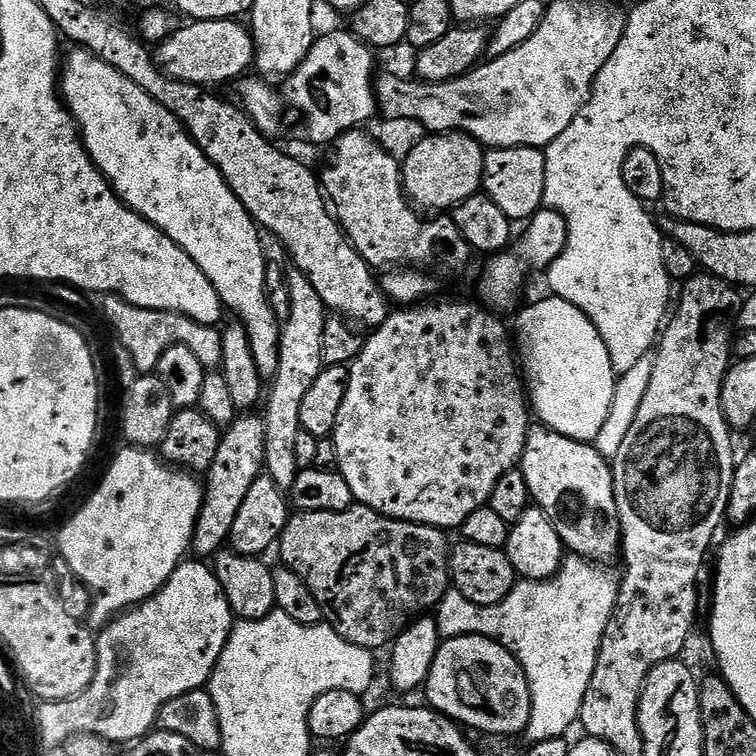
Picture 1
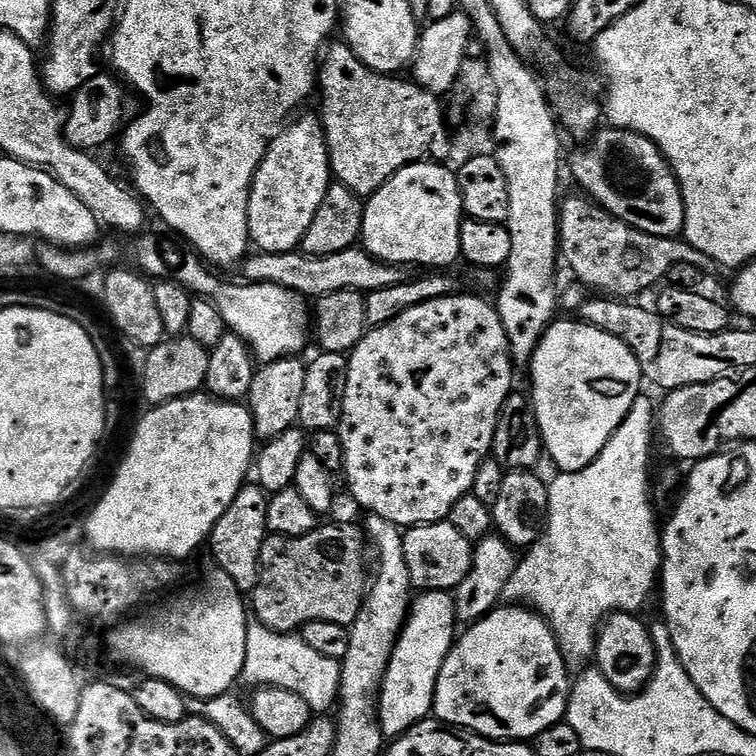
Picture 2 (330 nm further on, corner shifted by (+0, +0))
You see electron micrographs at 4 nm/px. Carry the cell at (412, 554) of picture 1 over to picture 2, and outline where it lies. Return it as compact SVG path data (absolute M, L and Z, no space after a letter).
M325 523L323 526L315 528L310 534L302 534L301 536L274 536L269 534L264 539L262 554L260 555L260 577L258 578L258 586L250 594L250 608L255 619L259 623L265 624L270 630L296 634L306 626L306 622L317 620L318 622L338 622L339 624L351 626L358 618L366 595L366 572L364 576L364 544L366 548L366 536L357 525L356 529L352 524L327 524Z

